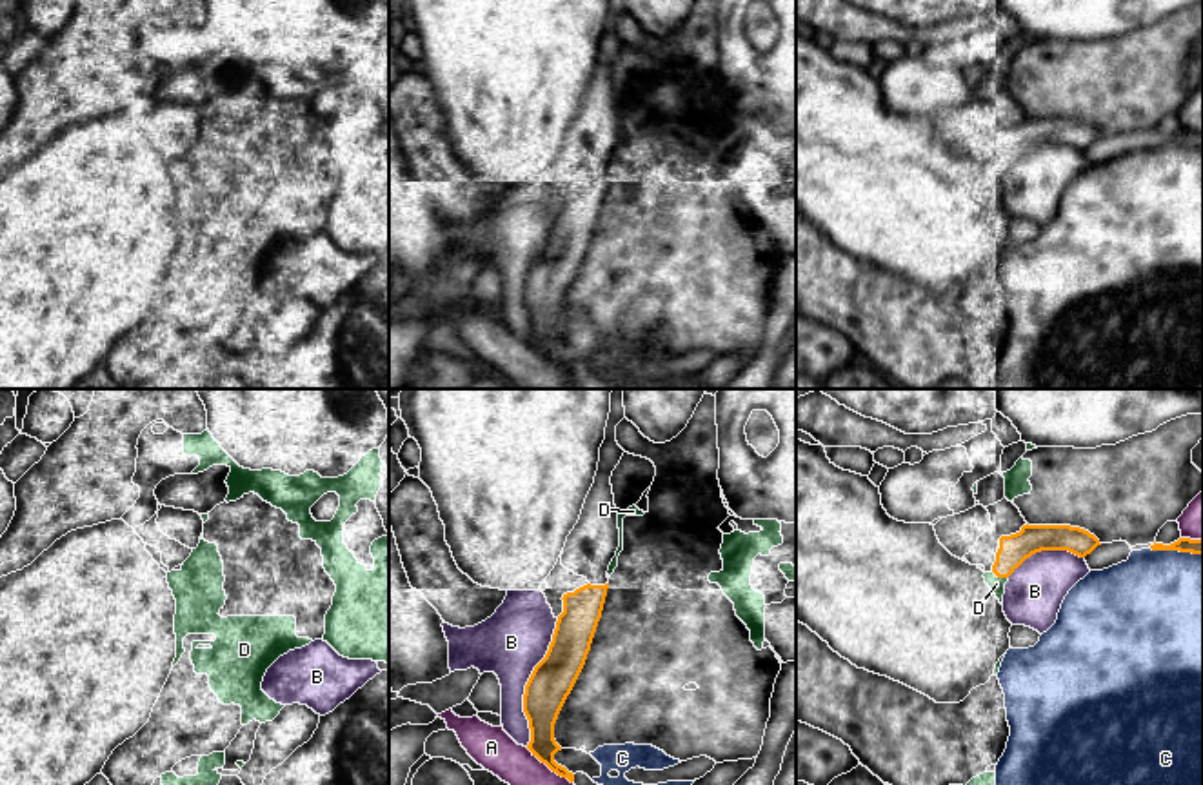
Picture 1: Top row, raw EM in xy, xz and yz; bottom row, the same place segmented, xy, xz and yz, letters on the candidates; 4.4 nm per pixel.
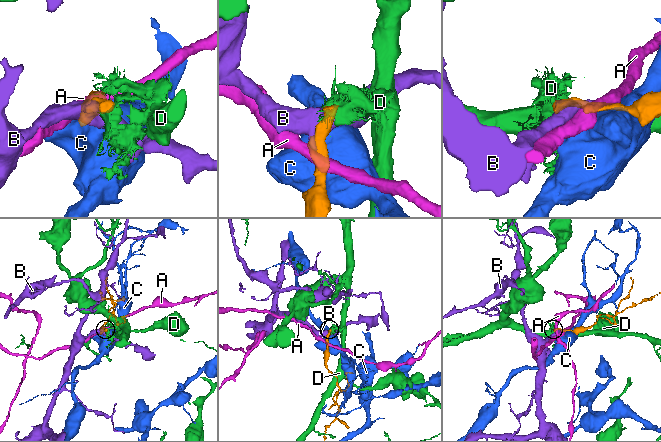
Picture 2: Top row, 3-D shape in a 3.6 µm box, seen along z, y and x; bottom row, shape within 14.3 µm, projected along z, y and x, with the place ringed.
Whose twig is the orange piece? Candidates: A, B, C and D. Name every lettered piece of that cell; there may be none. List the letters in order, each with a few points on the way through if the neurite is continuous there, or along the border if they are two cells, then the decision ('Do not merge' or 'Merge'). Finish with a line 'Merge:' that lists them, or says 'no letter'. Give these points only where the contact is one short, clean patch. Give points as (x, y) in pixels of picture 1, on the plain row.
A: Do not merge
B: Do not merge
C: Do not merge
D: Do not merge
Merge: no letter

